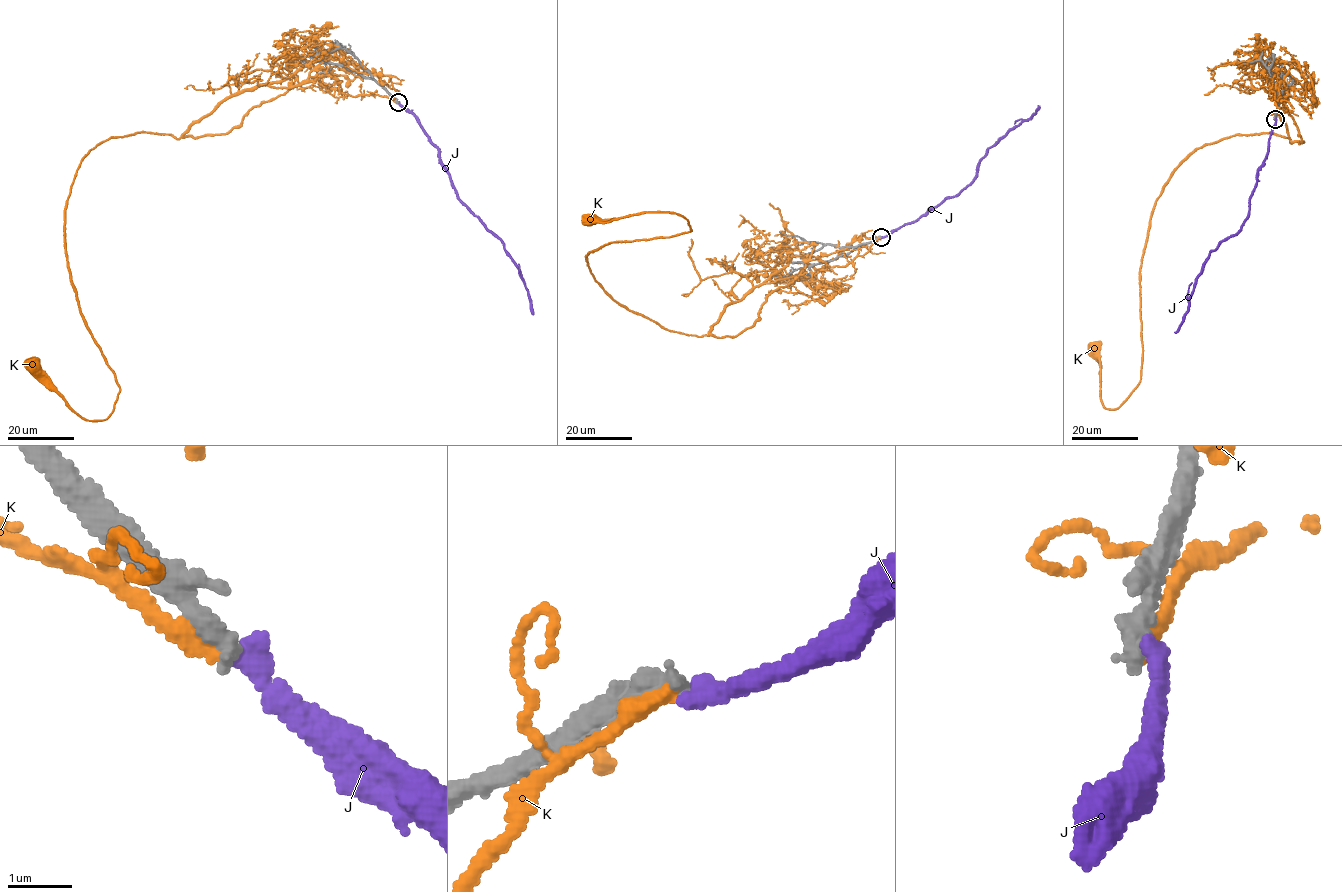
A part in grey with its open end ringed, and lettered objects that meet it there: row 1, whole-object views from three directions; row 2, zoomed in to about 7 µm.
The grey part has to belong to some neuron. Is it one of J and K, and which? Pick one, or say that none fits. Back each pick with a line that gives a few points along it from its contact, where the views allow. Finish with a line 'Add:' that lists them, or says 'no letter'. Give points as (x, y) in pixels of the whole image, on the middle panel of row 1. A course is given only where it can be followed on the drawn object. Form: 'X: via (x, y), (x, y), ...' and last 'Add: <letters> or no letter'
Add: no letter

